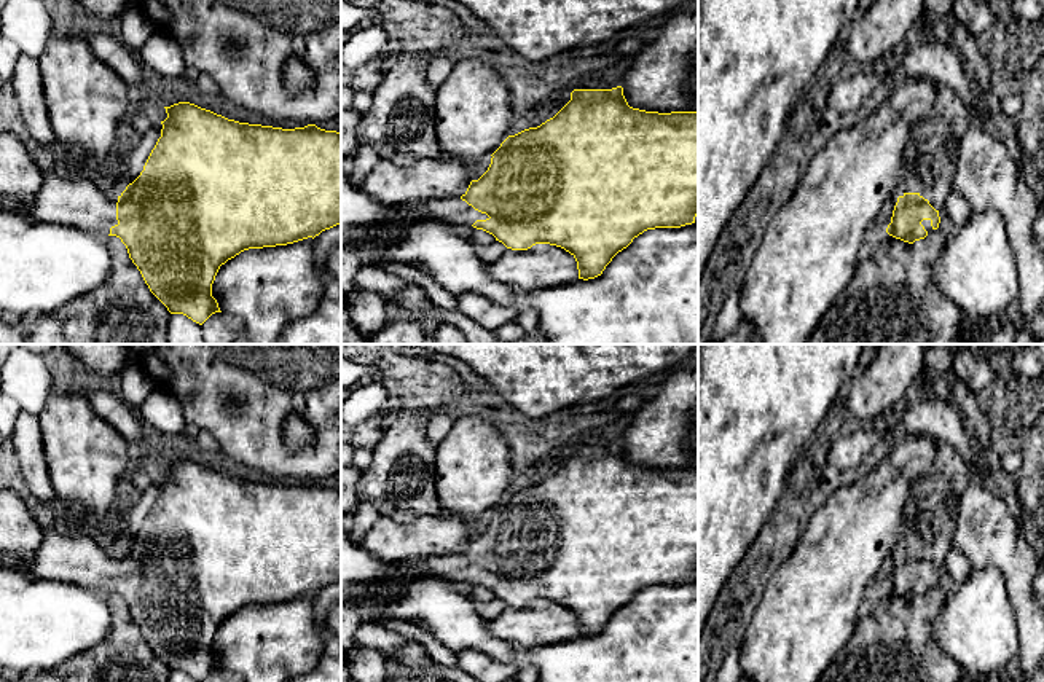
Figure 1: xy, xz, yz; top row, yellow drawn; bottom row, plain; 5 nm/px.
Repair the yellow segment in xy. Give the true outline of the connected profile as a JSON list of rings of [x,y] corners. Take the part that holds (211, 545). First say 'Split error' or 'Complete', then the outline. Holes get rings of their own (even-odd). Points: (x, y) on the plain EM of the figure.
Split error. [[[179,459],[164,464],[167,475],[161,478],[161,494],[151,507],[140,532],[126,543],[120,553],[110,551],[100,540],[83,532],[64,532],[61,529],[45,531],[41,545],[33,555],[33,561],[26,572],[40,580],[57,580],[80,585],[86,590],[107,596],[116,593],[126,602],[129,615],[140,628],[150,649],[167,664],[171,671],[183,671],[193,679],[202,682],[212,671],[222,669],[217,657],[212,653],[212,641],[222,621],[249,606],[263,606],[293,601],[308,594],[316,594],[322,588],[341,582],[341,489],[325,488],[316,481],[304,484],[282,486],[261,481],[239,480],[201,465],[190,459]]]

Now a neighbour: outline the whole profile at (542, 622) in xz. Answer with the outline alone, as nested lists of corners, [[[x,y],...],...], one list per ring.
[[[536,601],[528,607],[505,606],[486,621],[491,636],[523,649],[561,644],[579,636],[574,612],[561,604]]]

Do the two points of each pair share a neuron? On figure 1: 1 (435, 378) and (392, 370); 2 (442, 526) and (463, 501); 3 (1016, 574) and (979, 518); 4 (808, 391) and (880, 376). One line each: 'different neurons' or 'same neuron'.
1: same neuron
2: different neurons
3: same neuron
4: different neurons

